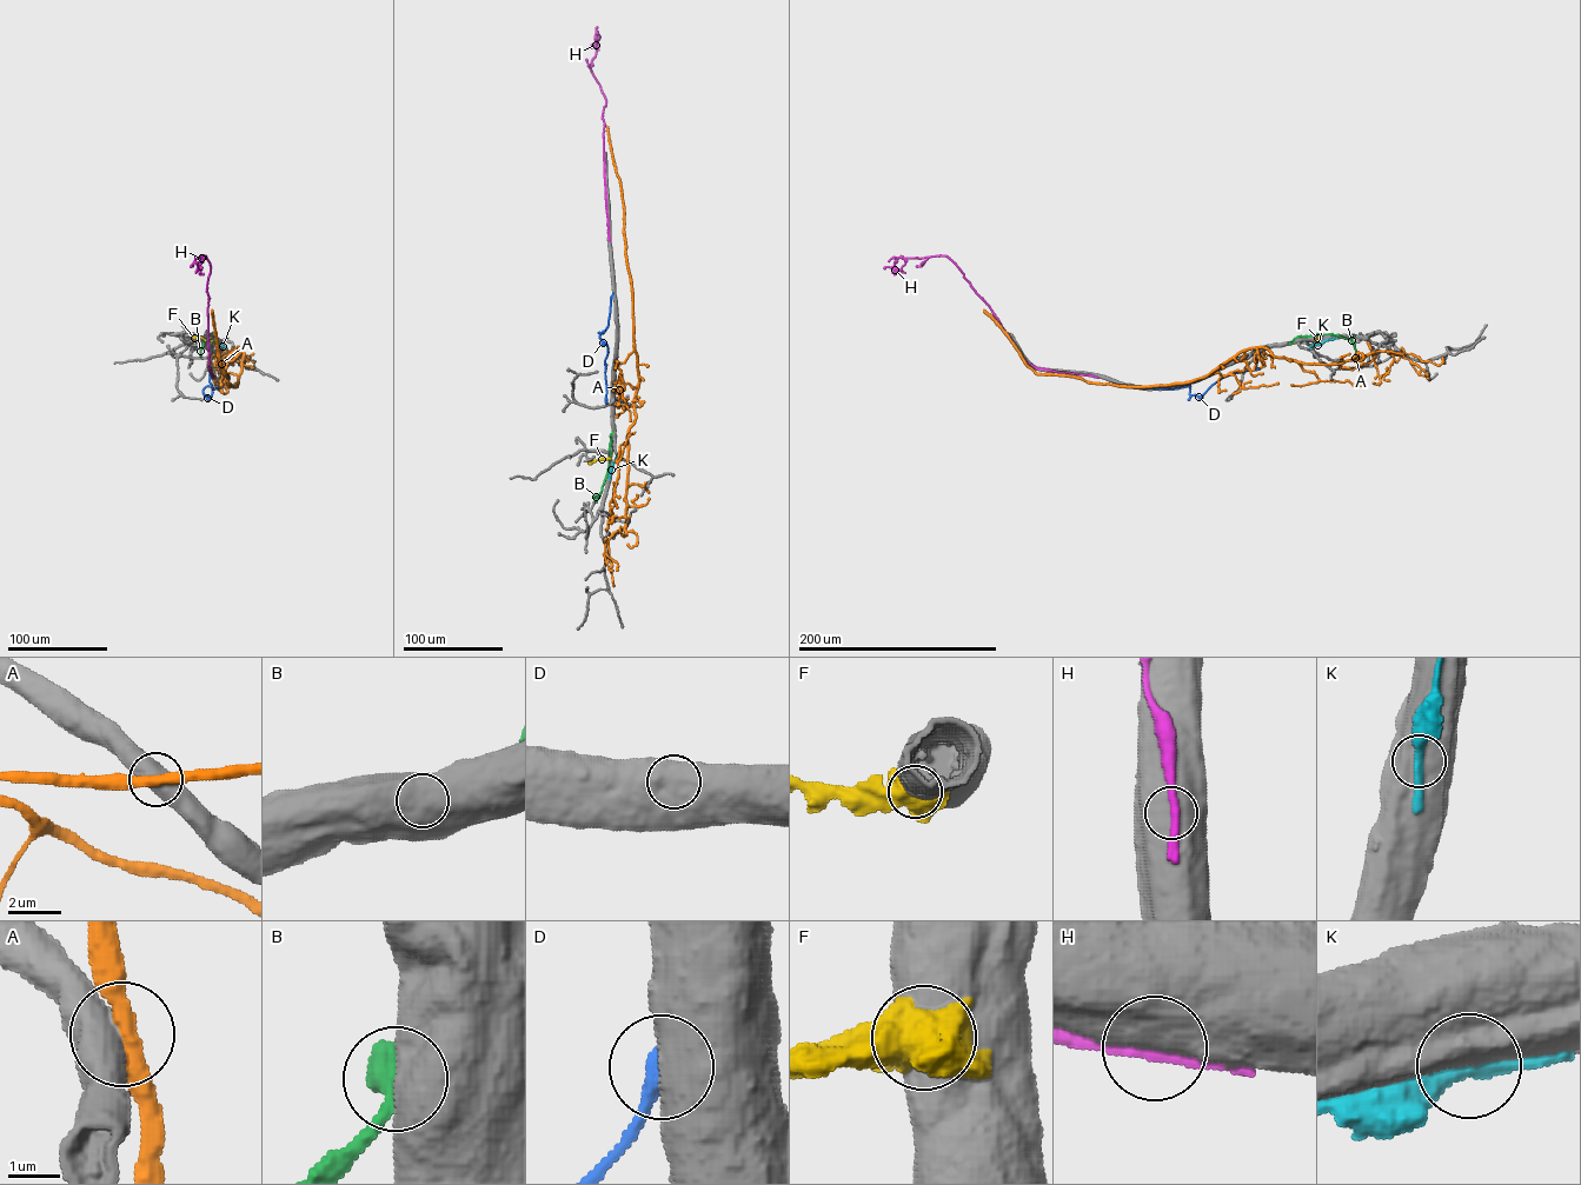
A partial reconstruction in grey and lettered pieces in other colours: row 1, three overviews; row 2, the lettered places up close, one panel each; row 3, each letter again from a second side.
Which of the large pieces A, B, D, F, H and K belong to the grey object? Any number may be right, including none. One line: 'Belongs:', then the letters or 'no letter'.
Belongs: no letter

